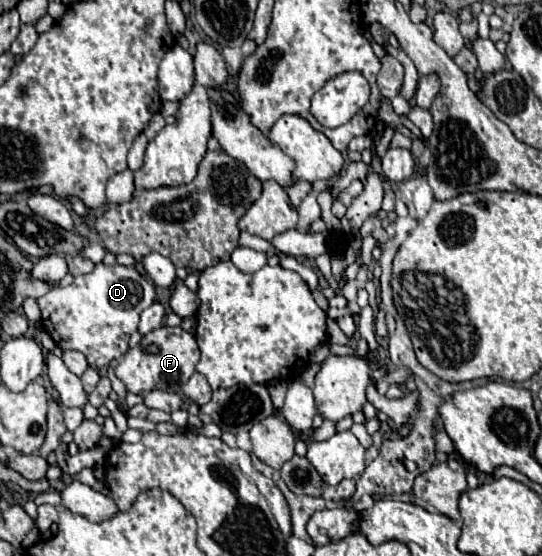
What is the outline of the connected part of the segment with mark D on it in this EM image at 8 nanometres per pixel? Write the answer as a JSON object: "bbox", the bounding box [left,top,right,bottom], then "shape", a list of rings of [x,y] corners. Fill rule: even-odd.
{"bbox":[39,264,155,368],"shape":[[[97,264],[93,272],[75,276],[73,282],[65,288],[51,288],[45,296],[39,300],[41,306],[41,322],[45,332],[55,340],[55,344],[63,350],[79,350],[87,356],[89,366],[101,368],[107,366],[113,358],[123,358],[125,352],[129,350],[129,336],[137,330],[139,316],[149,304],[155,302],[155,284],[145,278],[141,272],[137,272],[133,266],[105,266]]]}

